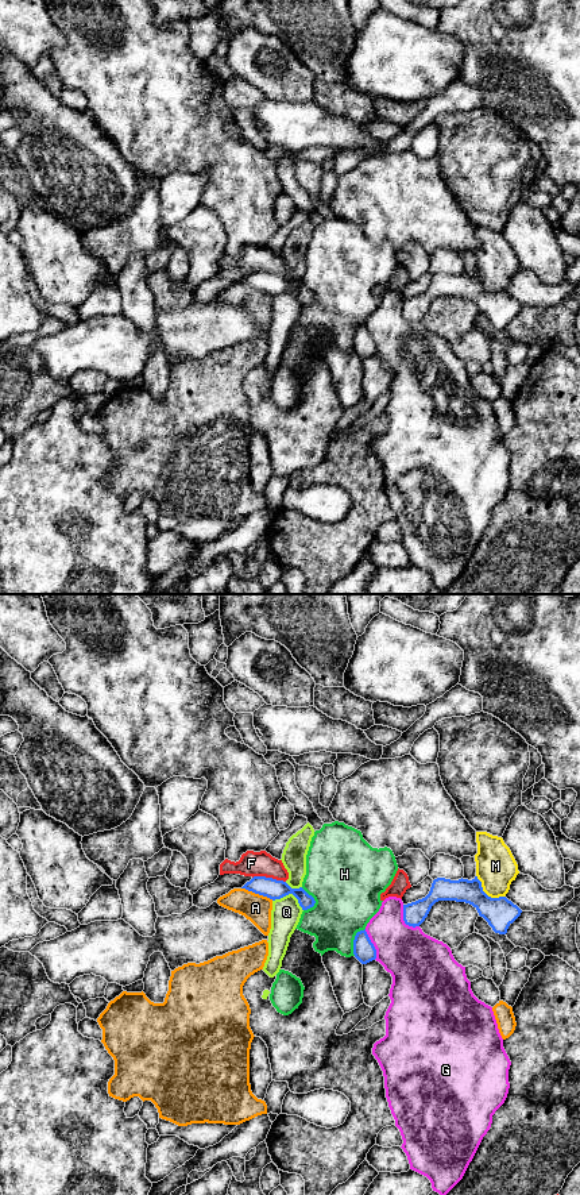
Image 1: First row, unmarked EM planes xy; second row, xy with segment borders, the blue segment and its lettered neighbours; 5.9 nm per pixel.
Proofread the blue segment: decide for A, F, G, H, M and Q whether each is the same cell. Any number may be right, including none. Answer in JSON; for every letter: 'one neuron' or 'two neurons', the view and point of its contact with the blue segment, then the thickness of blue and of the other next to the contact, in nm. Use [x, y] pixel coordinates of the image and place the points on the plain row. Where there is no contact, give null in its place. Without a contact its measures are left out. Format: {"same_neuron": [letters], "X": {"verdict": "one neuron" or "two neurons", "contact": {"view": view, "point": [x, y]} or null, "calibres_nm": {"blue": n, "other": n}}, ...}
{"same_neuron": [], "A": {"verdict": "two neurons", "contact": {"view": "xy", "point": [258, 288]}, "calibres_nm": {"blue": 120, "other": 160}}, "F": {"verdict": "two neurons", "contact": {"view": "xy", "point": [269, 273]}, "calibres_nm": {"blue": 120, "other": 150}}, "G": {"verdict": "two neurons", "contact": {"view": "xy", "point": [403, 315]}, "calibres_nm": {"blue": 140, "other": 320}}, "H": {"verdict": "two neurons", "contact": {"view": "xy", "point": [354, 335]}, "calibres_nm": {"blue": 130, "other": 360}}, "M": {"verdict": "two neurons", "contact": {"view": "xy", "point": [486, 289]}, "calibres_nm": {"blue": 180, "other": 240}}, "Q": {"verdict": "two neurons", "contact": {"view": "xy", "point": [290, 288]}, "calibres_nm": {"blue": 120, "other": 180}}}

